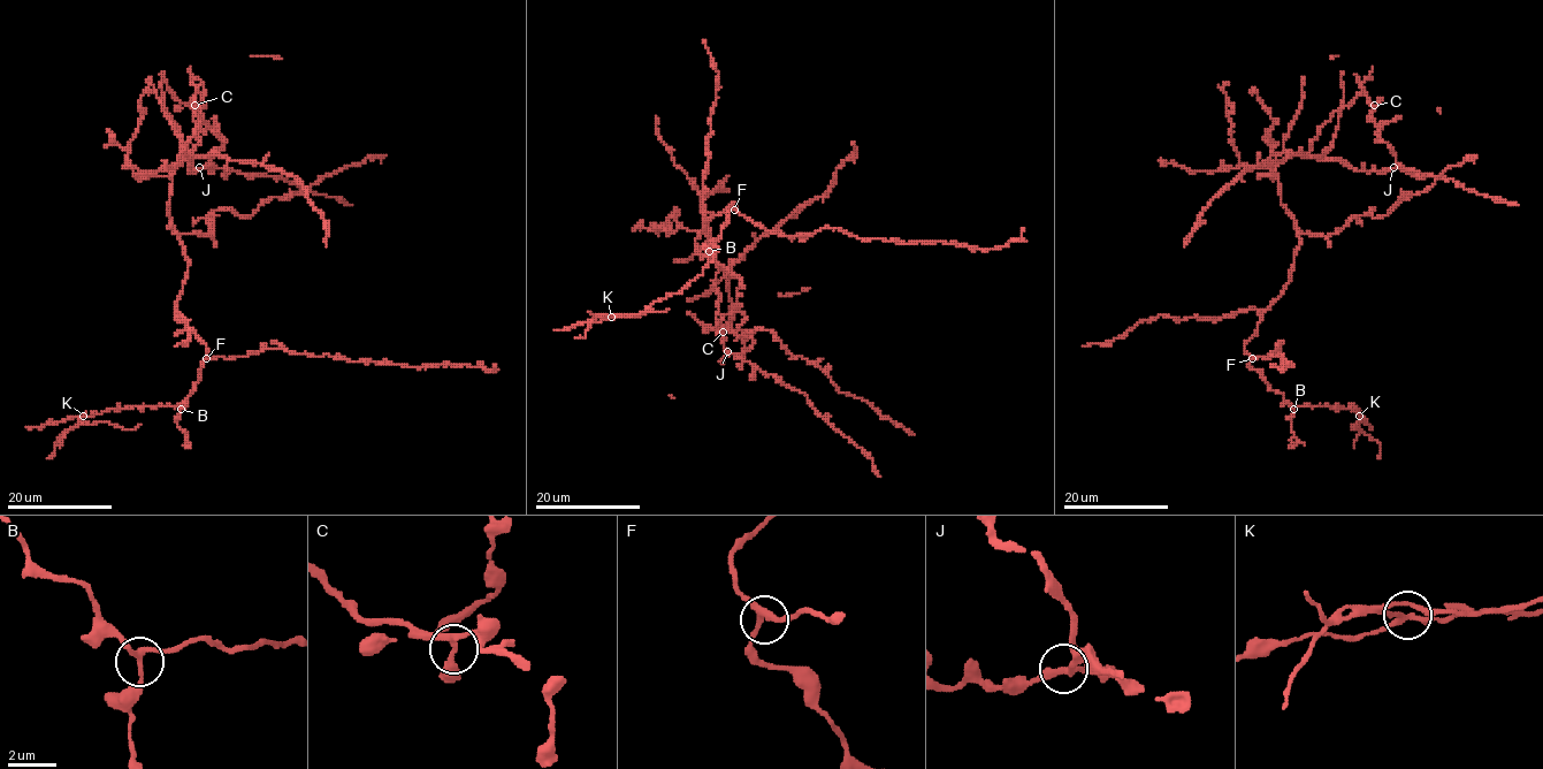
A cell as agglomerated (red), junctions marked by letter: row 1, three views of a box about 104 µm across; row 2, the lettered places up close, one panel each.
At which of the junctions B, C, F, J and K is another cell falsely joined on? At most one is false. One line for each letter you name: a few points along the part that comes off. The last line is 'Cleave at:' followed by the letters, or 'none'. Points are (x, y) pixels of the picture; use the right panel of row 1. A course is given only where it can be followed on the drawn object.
Cleave at: K

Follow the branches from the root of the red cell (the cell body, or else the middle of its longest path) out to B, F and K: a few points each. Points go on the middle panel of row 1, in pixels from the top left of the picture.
B: (713, 252), (717, 251), (704, 231), (704, 221), (734, 203), (728, 210), (720, 236), (709, 251)
F: (713, 252), (717, 251), (704, 231), (704, 221), (720, 214), (732, 203), (734, 210)
K: (713, 252), (704, 221), (734, 203), (700, 275), (681, 291), (655, 301), (642, 314), (611, 317)

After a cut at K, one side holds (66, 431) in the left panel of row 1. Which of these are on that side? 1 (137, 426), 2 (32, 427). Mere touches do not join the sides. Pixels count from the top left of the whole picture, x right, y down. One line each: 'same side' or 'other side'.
1: same side
2: other side

